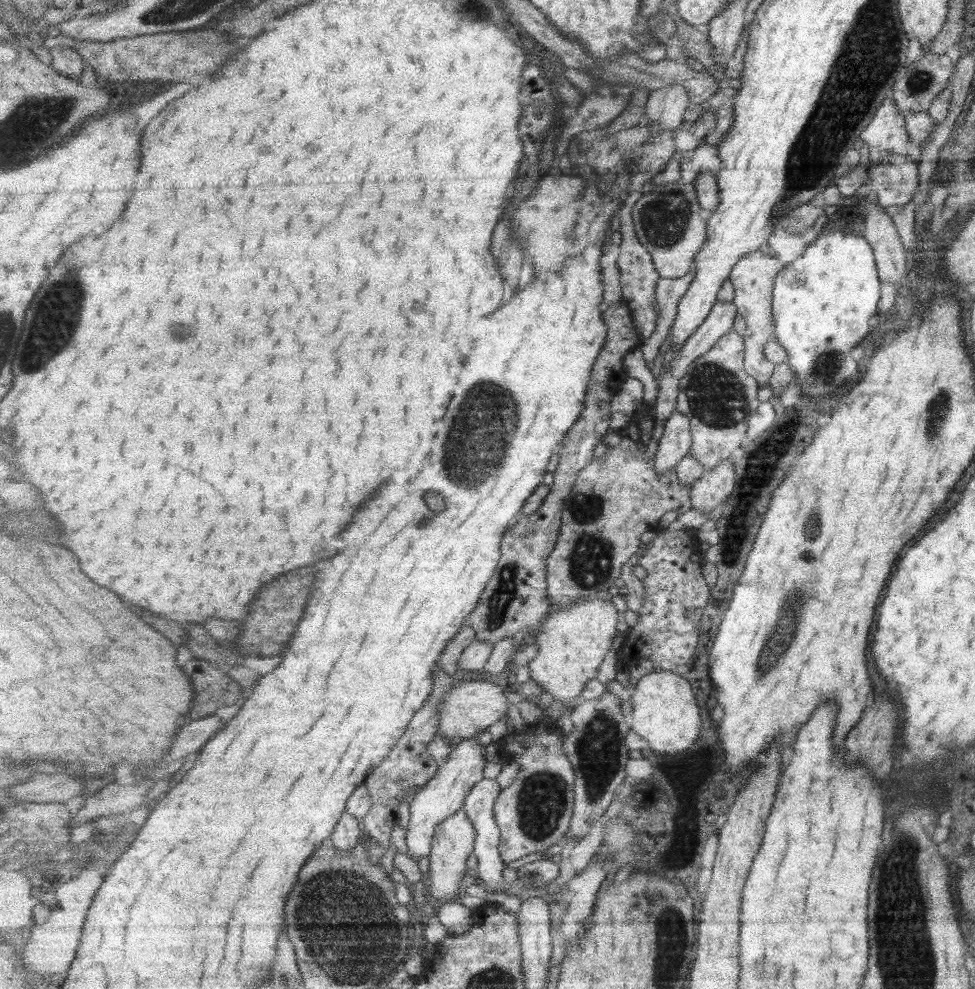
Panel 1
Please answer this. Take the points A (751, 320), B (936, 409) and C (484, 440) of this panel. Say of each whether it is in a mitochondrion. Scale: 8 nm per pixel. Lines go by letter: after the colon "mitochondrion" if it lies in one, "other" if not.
A: other
B: mitochondrion
C: mitochondrion

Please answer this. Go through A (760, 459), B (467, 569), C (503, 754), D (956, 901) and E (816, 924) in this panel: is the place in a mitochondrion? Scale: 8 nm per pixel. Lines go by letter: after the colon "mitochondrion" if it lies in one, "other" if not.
A: mitochondrion
B: other
C: other
D: other
E: other

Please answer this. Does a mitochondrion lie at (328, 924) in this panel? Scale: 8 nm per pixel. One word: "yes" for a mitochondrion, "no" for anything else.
yes

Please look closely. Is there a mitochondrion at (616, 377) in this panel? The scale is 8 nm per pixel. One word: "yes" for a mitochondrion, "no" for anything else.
no

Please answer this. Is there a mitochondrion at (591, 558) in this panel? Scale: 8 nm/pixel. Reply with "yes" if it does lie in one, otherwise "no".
yes

